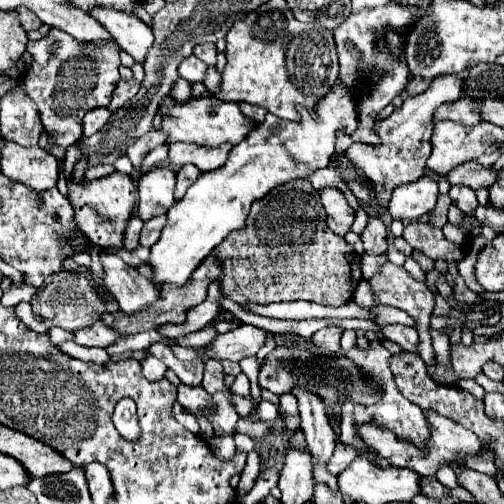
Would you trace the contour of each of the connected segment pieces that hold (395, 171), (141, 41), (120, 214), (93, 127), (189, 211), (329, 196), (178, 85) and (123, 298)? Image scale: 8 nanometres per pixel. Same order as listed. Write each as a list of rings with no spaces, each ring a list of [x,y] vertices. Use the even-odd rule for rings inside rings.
[[[470,68],[460,74],[446,74],[440,78],[434,78],[430,88],[418,96],[406,98],[400,108],[396,108],[386,120],[376,122],[376,132],[382,138],[382,146],[366,146],[366,144],[352,144],[346,152],[346,160],[350,160],[356,168],[364,172],[364,176],[372,182],[376,192],[376,202],[380,208],[388,208],[388,198],[392,196],[392,190],[416,182],[424,170],[426,160],[430,156],[430,138],[434,134],[434,112],[444,102],[454,102],[464,96],[466,92],[466,80],[470,76]]]
[[[92,8],[88,14],[98,20],[106,30],[116,38],[122,50],[126,50],[136,62],[144,62],[148,48],[154,42],[152,28],[144,24],[138,16],[134,14],[124,14],[120,10],[112,8]]]
[[[120,172],[98,180],[84,180],[84,184],[76,184],[76,180],[70,178],[68,192],[70,192],[70,202],[74,206],[74,218],[78,228],[94,244],[108,248],[124,248],[124,230],[128,226],[128,218],[132,216],[136,204],[136,186],[132,178]]]
[[[94,108],[84,116],[84,136],[92,136],[108,122],[110,110],[108,108]]]
[[[376,70],[364,76],[358,88],[348,88],[342,78],[336,86],[316,104],[316,116],[310,116],[306,108],[300,108],[300,122],[282,120],[268,114],[262,124],[230,150],[228,162],[214,170],[204,172],[188,188],[182,200],[168,210],[168,224],[162,230],[160,240],[150,250],[150,262],[156,284],[180,282],[184,284],[190,274],[202,264],[202,260],[234,230],[244,228],[250,214],[250,206],[264,198],[276,186],[292,180],[306,180],[314,170],[326,168],[334,156],[336,134],[352,134],[358,126],[358,94],[360,90],[372,88],[376,78],[384,70]]]
[[[326,186],[326,188],[320,190],[320,198],[322,198],[324,212],[326,212],[328,230],[344,236],[354,222],[354,212],[352,212],[350,204],[346,202],[344,194],[338,188]]]
[[[176,78],[170,94],[172,94],[176,100],[190,100],[190,98],[192,98],[192,84],[188,84],[184,78]]]
[[[106,254],[100,258],[104,268],[104,278],[108,292],[118,300],[120,310],[134,314],[142,306],[148,306],[158,300],[158,288],[130,268],[120,256]]]

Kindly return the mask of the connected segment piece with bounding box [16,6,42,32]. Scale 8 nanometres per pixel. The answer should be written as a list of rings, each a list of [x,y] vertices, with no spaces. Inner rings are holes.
[[[16,8],[18,10],[18,14],[20,14],[20,24],[22,24],[22,28],[26,30],[26,32],[30,32],[30,30],[38,30],[40,26],[42,26],[42,22],[40,22],[40,18],[36,18],[36,14],[32,14],[28,8]]]

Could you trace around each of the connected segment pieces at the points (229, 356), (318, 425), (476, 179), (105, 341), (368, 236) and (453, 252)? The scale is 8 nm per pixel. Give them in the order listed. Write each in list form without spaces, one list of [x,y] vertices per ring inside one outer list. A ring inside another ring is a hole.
[[[242,324],[226,334],[218,334],[208,346],[206,352],[200,356],[202,362],[208,360],[232,360],[240,362],[246,356],[256,354],[268,338],[266,330],[260,330],[250,324]]]
[[[296,388],[292,394],[298,398],[298,404],[300,404],[302,432],[304,432],[308,450],[318,462],[314,464],[314,482],[326,484],[330,490],[338,492],[336,476],[332,476],[326,468],[326,462],[330,460],[336,446],[336,434],[326,418],[324,404],[316,394],[306,392],[304,388]]]
[[[468,162],[446,174],[450,184],[466,184],[470,188],[490,188],[498,180],[498,170],[494,166],[482,166],[478,162]]]
[[[96,320],[90,328],[74,332],[74,342],[80,346],[96,346],[96,348],[108,348],[116,344],[120,338],[124,338],[120,332],[106,326],[102,320]]]
[[[368,218],[368,226],[362,234],[366,254],[372,254],[372,256],[386,254],[388,252],[386,238],[388,238],[388,232],[386,232],[386,226],[382,224],[382,220],[380,218]]]
[[[408,224],[404,228],[404,240],[414,246],[416,250],[424,252],[426,256],[430,256],[432,260],[438,258],[446,258],[446,260],[460,260],[460,248],[458,244],[452,244],[450,240],[444,238],[440,228],[434,228],[430,224]]]

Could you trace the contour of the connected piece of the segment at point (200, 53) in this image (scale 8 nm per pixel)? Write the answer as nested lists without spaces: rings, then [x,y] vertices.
[[[198,44],[194,48],[194,56],[204,60],[208,66],[216,64],[216,46],[214,44]]]

